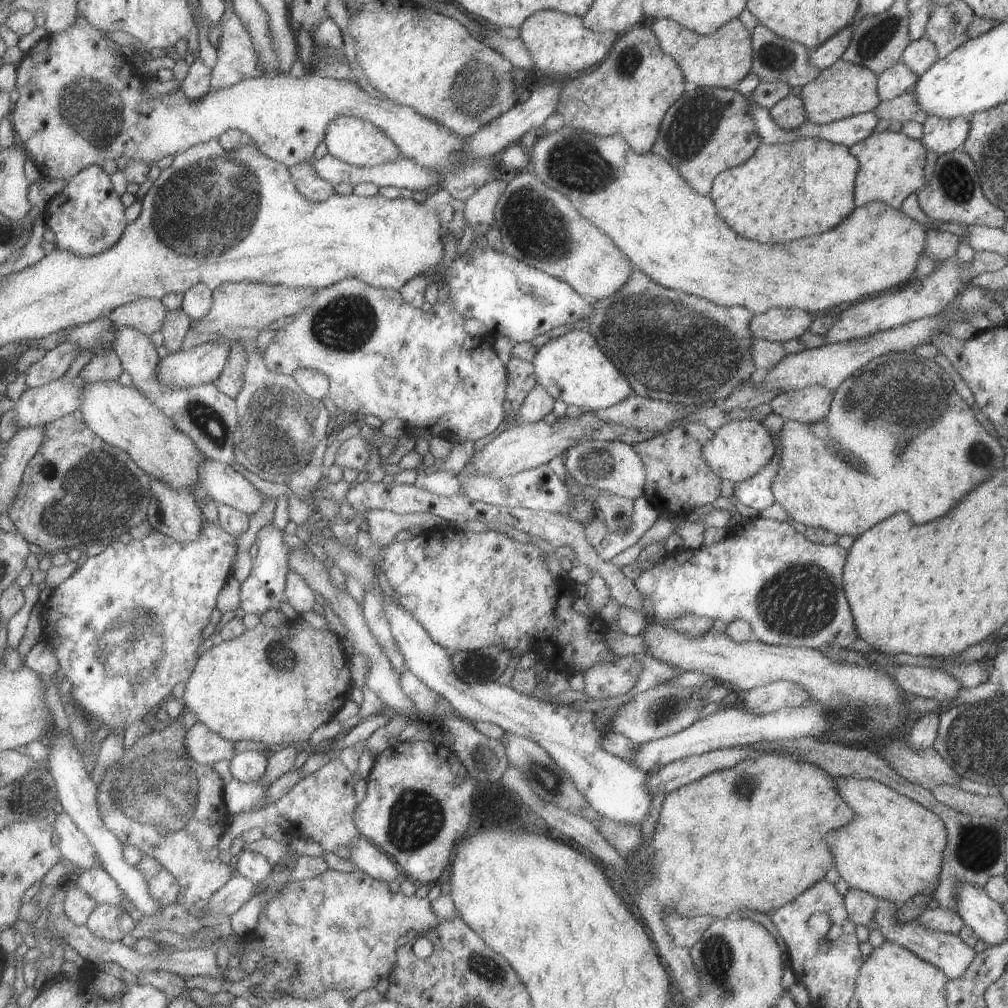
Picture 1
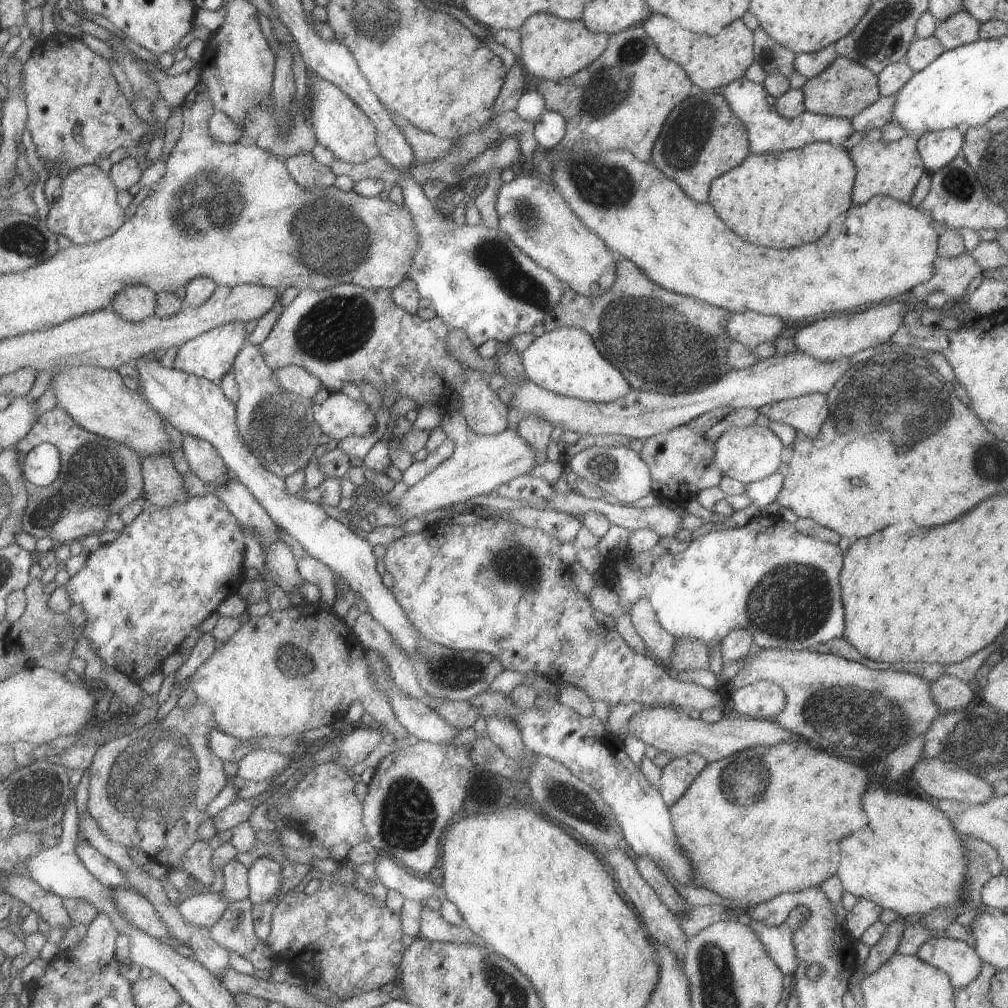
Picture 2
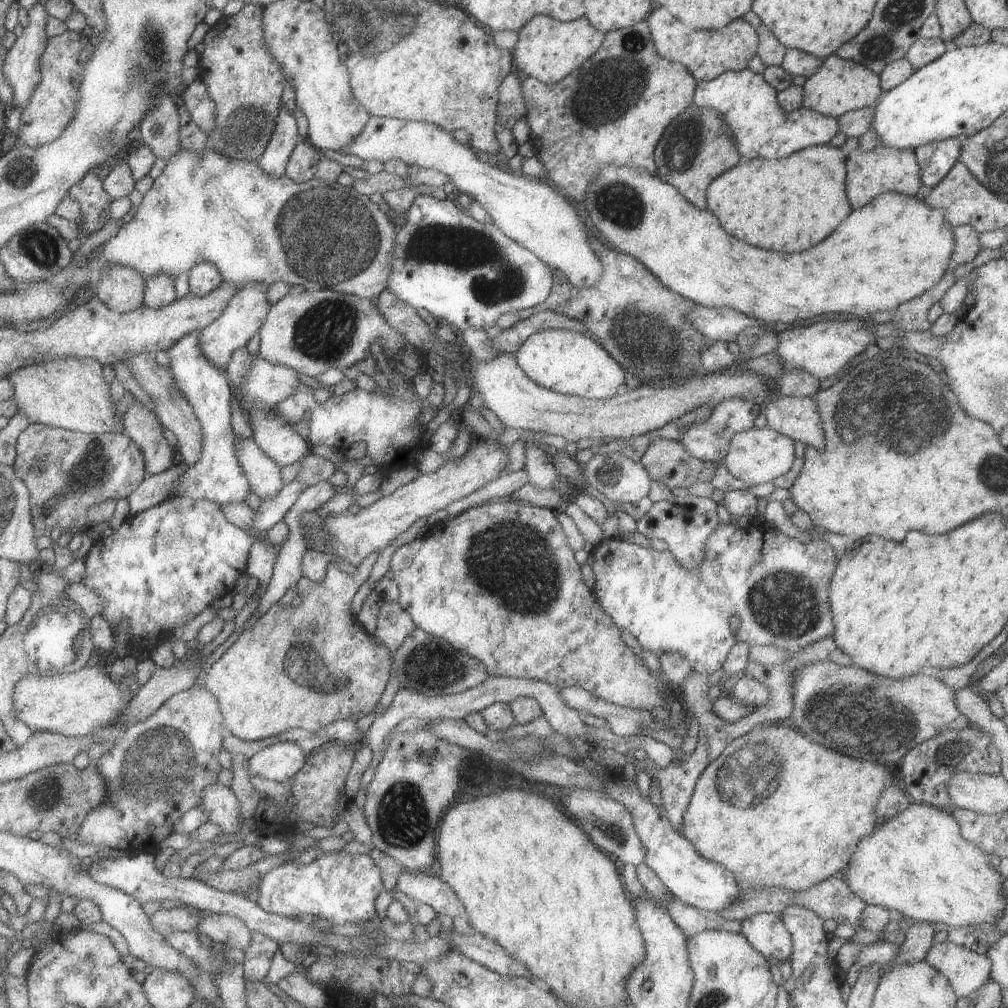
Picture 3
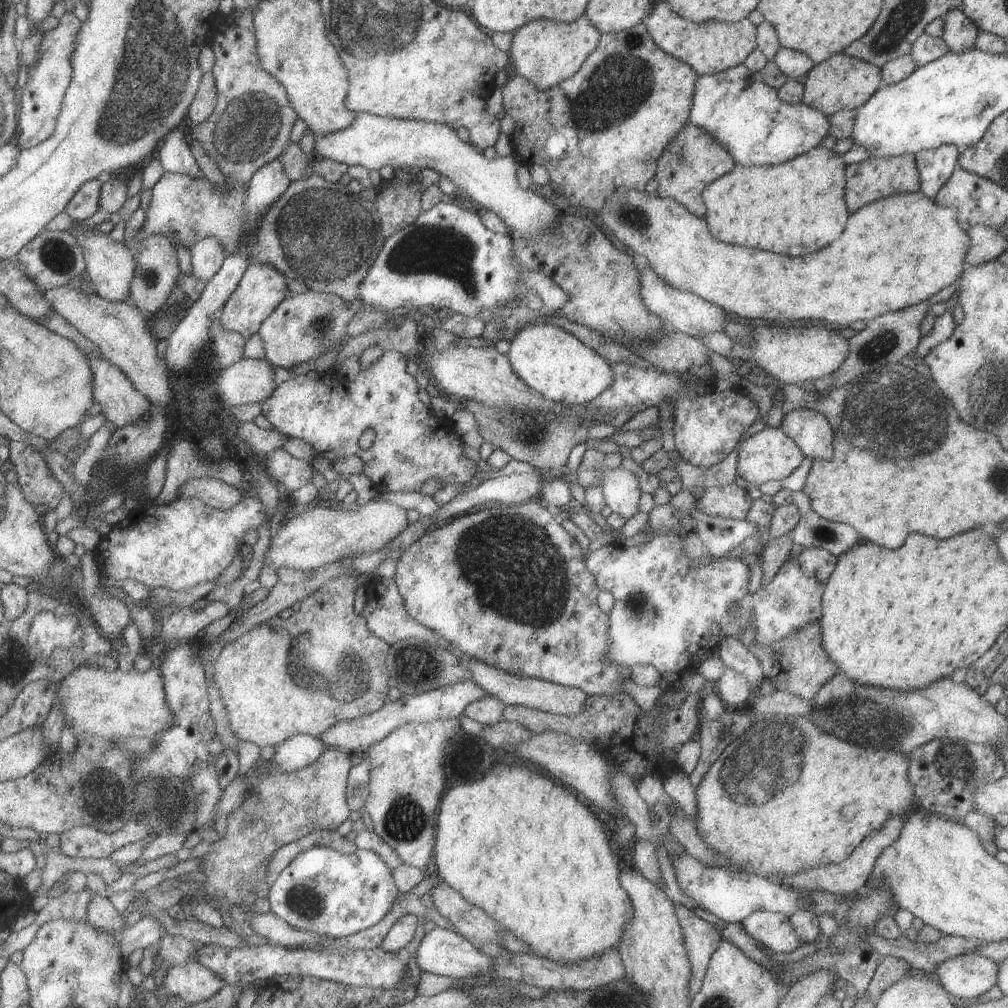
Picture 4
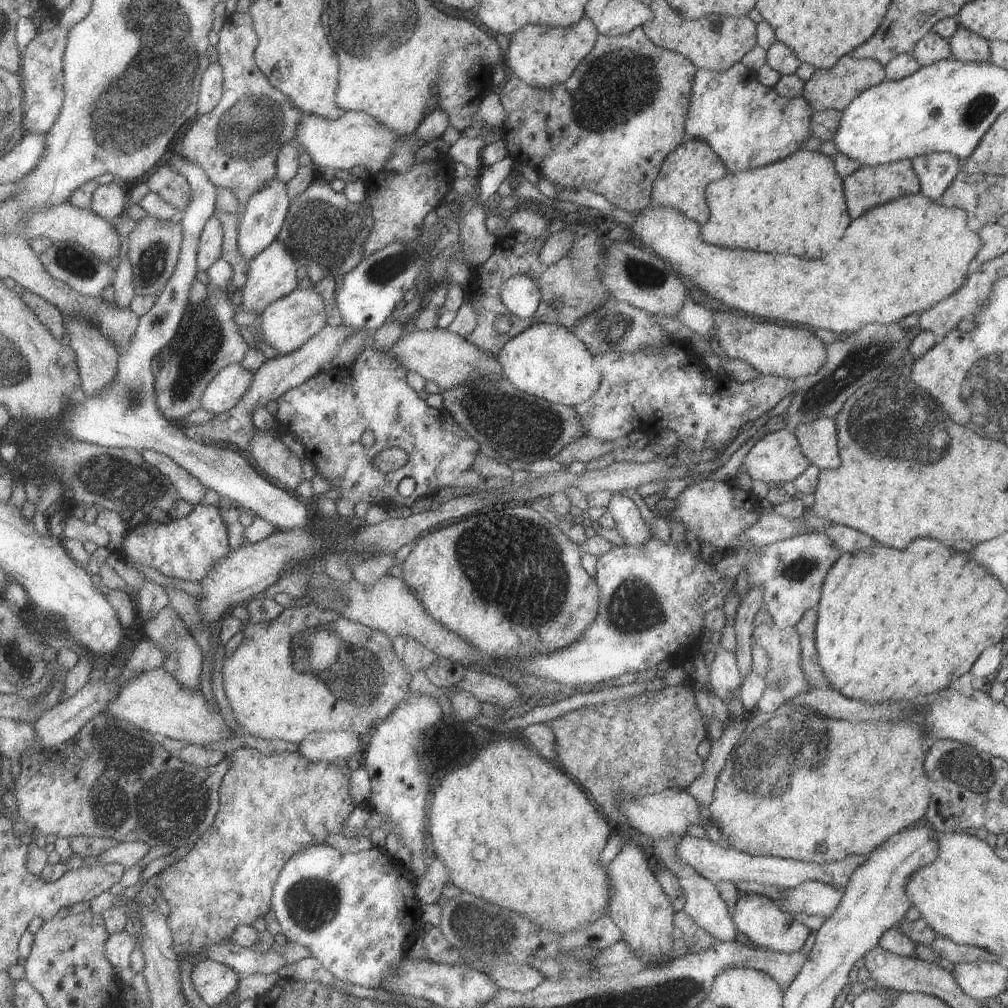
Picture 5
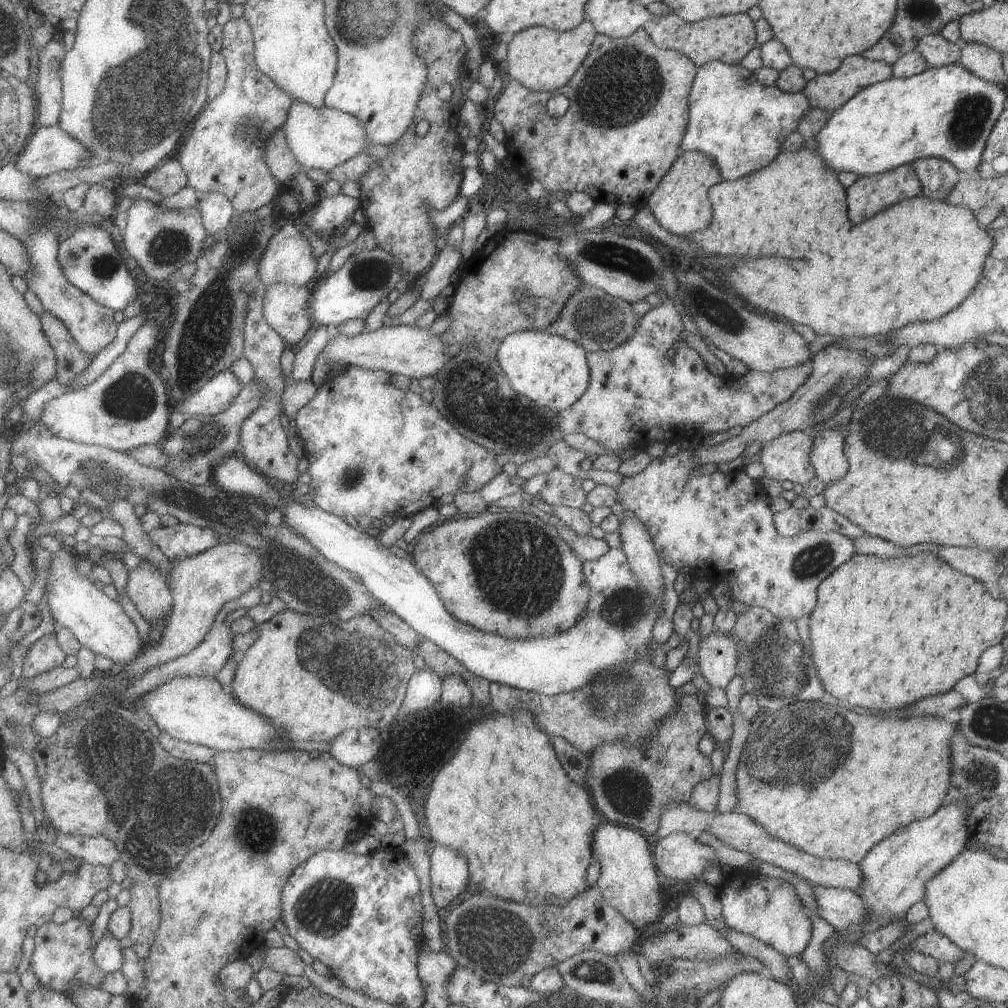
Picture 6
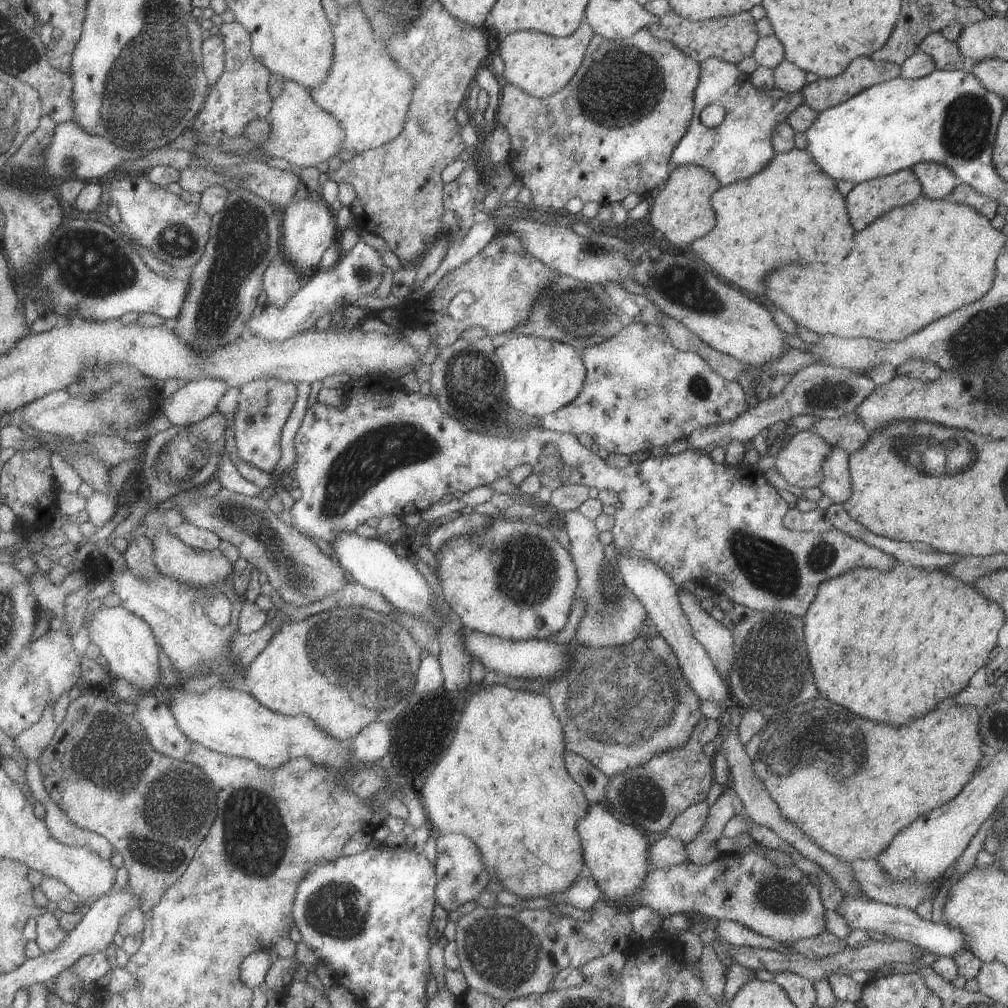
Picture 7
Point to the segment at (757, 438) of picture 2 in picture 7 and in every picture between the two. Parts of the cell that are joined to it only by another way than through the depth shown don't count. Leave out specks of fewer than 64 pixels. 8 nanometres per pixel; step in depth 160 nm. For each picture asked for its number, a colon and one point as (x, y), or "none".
3: (755, 456)
4: (769, 455)
5: (776, 457)
6: (785, 458)
7: (799, 462)

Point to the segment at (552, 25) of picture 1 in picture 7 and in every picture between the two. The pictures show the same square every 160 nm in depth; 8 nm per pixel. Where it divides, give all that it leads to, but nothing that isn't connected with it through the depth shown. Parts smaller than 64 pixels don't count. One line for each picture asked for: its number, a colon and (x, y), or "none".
2: (552, 48)
3: (547, 49)
4: (544, 52)
5: (541, 56)
6: (541, 59)
7: (539, 64)

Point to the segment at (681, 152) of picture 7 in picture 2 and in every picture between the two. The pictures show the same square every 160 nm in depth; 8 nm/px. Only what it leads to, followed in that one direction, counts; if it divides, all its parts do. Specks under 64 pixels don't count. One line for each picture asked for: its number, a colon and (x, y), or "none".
2: (767, 131)
3: (762, 129)
4: (735, 106)
5: (747, 124)
6: (739, 123)

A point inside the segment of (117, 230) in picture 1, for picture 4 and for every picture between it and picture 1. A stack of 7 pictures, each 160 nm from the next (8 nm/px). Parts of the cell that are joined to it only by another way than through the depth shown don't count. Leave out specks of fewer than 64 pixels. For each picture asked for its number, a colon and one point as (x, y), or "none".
2: (86, 211)
3: (93, 201)
4: (84, 202)

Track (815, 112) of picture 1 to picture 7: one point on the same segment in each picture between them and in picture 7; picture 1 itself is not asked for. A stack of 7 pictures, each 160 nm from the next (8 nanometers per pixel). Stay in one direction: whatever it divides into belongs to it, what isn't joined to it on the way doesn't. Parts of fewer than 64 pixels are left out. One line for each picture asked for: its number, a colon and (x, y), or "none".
2: (845, 88)
3: (839, 85)
4: (839, 82)
5: (833, 88)
6: (829, 91)
7: (862, 72)

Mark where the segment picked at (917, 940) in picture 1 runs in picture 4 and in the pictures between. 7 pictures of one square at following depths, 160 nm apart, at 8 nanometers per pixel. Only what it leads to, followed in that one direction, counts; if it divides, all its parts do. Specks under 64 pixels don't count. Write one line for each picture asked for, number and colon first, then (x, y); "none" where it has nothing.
2: (959, 961)
3: (965, 971)
4: (966, 976)

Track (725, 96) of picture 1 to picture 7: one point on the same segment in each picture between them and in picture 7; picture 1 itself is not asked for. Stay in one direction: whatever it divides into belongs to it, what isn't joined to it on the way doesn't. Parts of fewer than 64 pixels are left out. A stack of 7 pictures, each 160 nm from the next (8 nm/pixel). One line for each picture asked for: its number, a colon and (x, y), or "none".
2: (701, 138)
3: (697, 145)
4: (693, 158)
5: (684, 173)
6: (679, 202)
7: (682, 212)

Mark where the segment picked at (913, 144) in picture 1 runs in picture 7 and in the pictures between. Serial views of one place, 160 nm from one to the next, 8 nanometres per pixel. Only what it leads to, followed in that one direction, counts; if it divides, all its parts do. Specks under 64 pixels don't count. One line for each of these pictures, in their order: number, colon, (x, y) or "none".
2: (890, 168)
3: (873, 170)
4: (873, 178)
5: (868, 186)
6: (868, 194)
7: (866, 200)

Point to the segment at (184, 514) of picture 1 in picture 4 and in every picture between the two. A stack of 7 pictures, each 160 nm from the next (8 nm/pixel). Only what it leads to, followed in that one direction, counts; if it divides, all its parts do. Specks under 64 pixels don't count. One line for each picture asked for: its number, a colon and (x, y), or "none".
2: (162, 486)
3: (140, 424)
4: (121, 404)

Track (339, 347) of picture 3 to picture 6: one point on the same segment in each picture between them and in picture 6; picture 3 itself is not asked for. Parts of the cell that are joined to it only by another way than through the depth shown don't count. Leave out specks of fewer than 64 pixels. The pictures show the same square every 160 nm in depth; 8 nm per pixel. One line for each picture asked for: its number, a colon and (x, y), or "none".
4: (303, 327)
5: (287, 323)
6: (285, 307)

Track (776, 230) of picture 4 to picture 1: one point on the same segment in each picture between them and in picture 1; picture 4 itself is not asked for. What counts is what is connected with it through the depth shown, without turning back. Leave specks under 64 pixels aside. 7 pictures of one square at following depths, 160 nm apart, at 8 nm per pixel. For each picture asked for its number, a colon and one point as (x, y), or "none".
1: (785, 191)
2: (782, 199)
3: (789, 204)

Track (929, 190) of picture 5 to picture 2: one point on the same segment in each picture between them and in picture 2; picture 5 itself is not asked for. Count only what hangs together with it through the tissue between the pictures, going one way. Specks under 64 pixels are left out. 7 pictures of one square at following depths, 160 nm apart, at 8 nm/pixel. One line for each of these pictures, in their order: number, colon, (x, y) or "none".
2: (936, 148)
3: (935, 159)
4: (934, 166)

